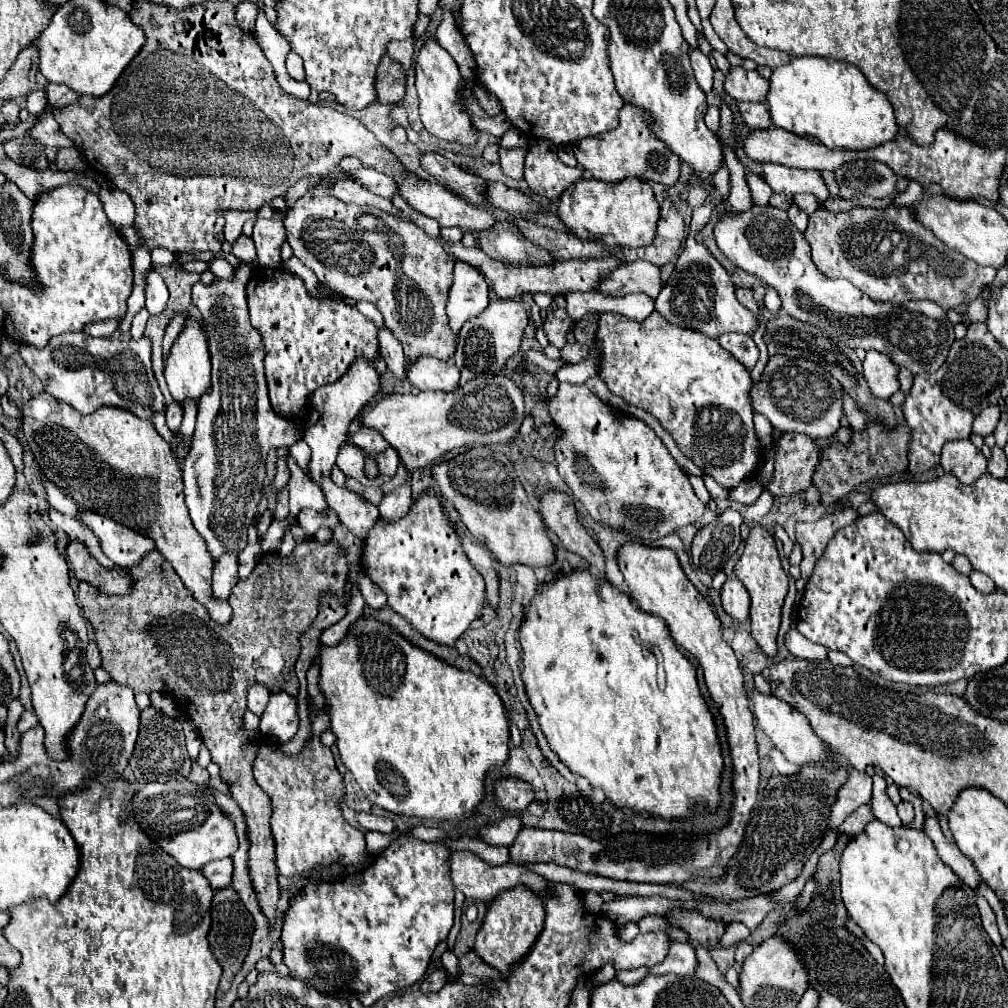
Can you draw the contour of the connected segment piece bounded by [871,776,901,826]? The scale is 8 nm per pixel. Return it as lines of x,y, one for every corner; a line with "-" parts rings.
879,776
873,778
873,798
871,798
872,813
877,820
881,820
887,826
899,826
901,820
899,820
897,808
889,800
889,796
885,792
885,786
887,786
887,782
883,778
879,778

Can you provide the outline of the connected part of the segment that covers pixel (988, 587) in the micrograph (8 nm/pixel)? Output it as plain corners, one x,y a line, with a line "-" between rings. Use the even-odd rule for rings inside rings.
973,570
969,576
971,576
971,584
973,584
979,592
993,592
993,590
995,590
995,584
993,584
985,574

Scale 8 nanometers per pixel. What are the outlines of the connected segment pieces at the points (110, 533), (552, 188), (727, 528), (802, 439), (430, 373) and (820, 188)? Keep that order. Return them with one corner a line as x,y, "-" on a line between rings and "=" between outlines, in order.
79,508
79,518
97,536
103,554
111,558
119,568
137,566
143,554
155,548
151,538
145,538
143,534
137,534
127,526
105,518
103,514
93,514
93,510
=
533,140
531,150
525,156
525,182
533,194
557,200
563,190
575,184
581,176
583,170
579,166
565,166
547,140
=
727,508
723,514
717,516
715,522
703,526
695,534
691,546
693,568
709,576
715,576
719,570
723,570
725,562
739,548
741,524
743,524
741,512
=
787,432
775,448
775,476
767,484
773,496
791,496
811,486
813,470
821,458
821,446
815,438
=
431,356
419,358
407,370
407,380
417,390
449,392
459,386
461,372
453,360
437,360
=
769,162
763,164
763,172
765,172
765,182
773,188
773,192
783,192
789,196
799,192
811,192
817,196
819,204
823,204
829,198
825,180
817,170
797,170

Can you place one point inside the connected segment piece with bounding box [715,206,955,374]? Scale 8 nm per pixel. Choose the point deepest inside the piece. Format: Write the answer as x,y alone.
917,335

